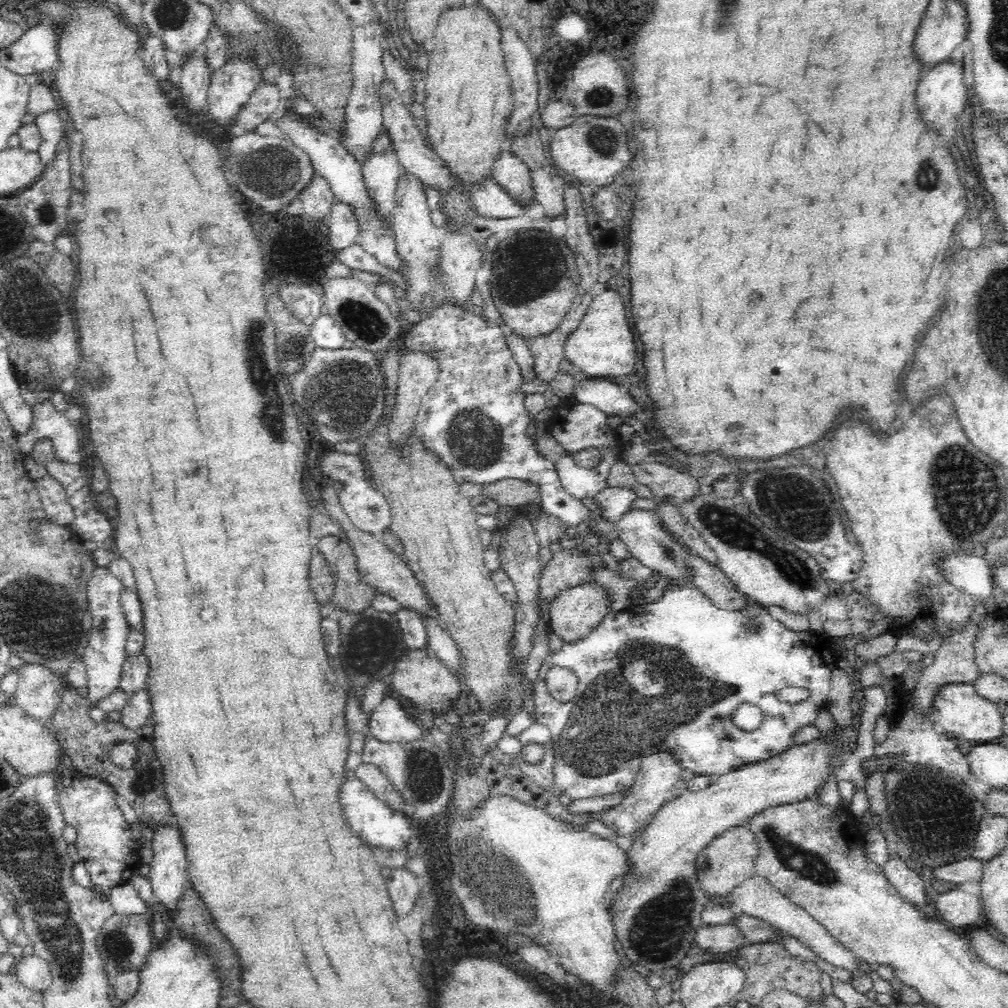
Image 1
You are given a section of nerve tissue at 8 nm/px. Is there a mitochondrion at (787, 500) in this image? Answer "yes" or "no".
yes

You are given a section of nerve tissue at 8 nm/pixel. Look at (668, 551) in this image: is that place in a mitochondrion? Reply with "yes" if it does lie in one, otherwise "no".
yes

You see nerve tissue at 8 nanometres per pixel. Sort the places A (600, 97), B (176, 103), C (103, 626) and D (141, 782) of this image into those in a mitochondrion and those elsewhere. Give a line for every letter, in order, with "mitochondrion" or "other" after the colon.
A: mitochondrion
B: other
C: mitochondrion
D: mitochondrion

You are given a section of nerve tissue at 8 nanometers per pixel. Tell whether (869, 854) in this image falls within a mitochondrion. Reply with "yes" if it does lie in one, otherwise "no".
no

